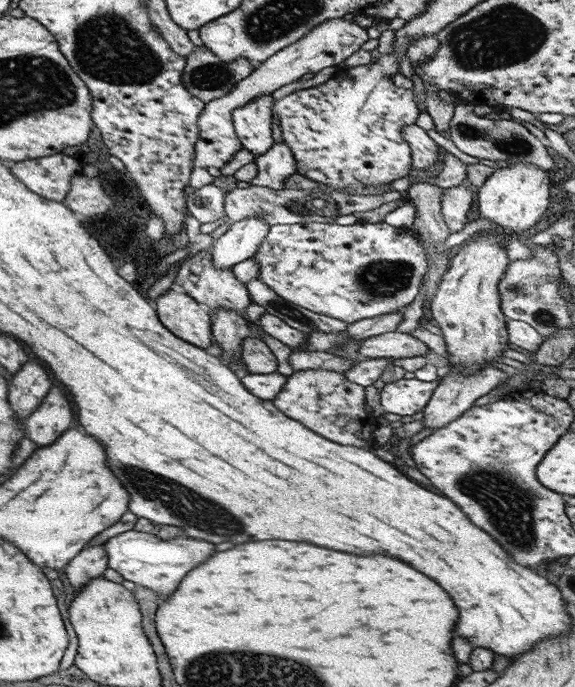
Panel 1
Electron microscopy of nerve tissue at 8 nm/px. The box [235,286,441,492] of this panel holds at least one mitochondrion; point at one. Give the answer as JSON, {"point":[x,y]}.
{"point":[302,317]}

